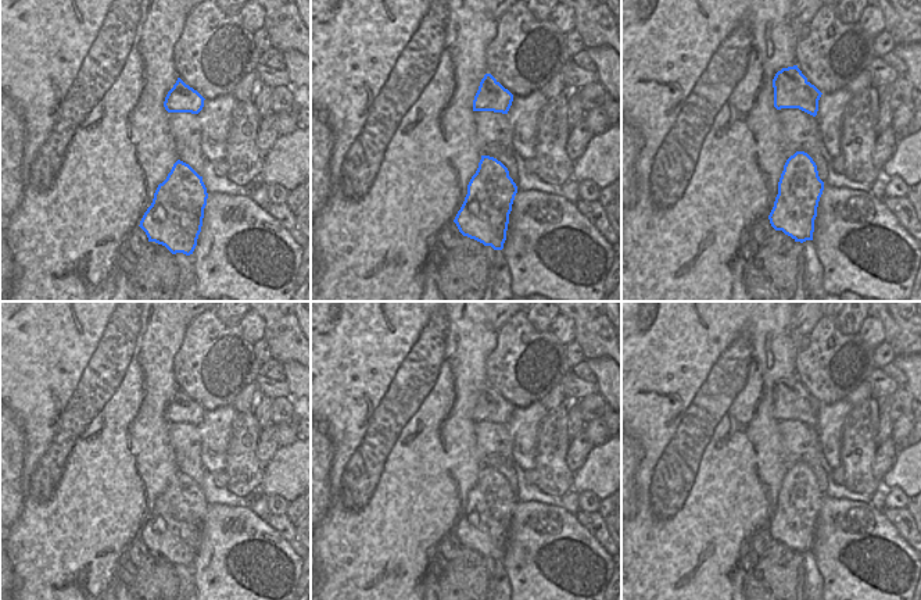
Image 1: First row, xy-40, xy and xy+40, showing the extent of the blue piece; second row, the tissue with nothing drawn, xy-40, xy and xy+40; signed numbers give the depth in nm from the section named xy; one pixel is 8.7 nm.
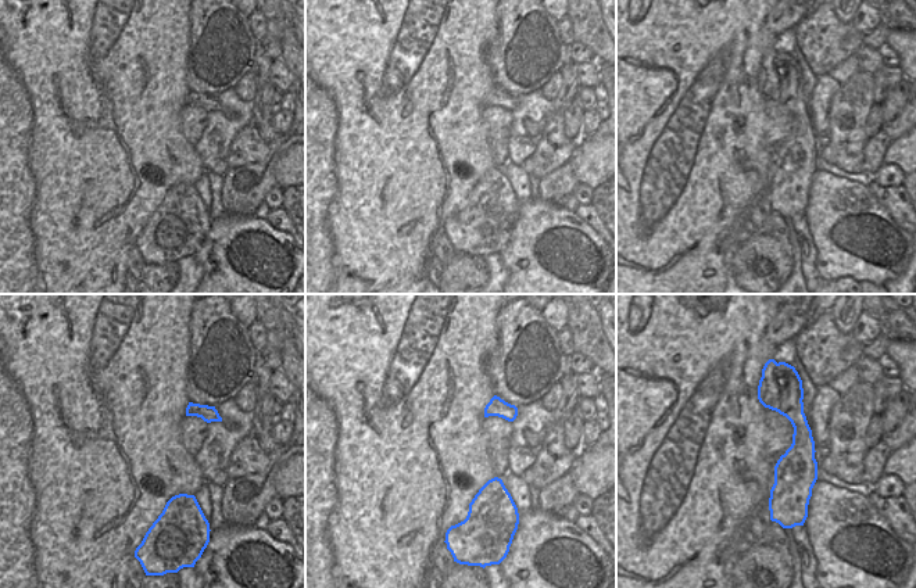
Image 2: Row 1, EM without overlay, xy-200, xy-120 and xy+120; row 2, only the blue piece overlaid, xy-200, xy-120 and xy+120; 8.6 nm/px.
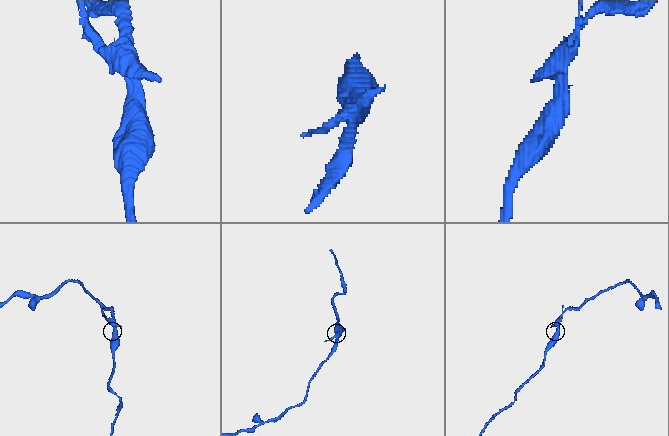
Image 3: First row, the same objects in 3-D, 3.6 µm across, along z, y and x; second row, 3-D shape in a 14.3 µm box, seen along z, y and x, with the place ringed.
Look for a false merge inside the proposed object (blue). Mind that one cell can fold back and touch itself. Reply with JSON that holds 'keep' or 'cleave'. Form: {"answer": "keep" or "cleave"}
{"answer": "cleave"}

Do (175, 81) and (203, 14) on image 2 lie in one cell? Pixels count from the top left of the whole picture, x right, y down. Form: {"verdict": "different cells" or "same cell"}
{"verdict": "different cells"}

